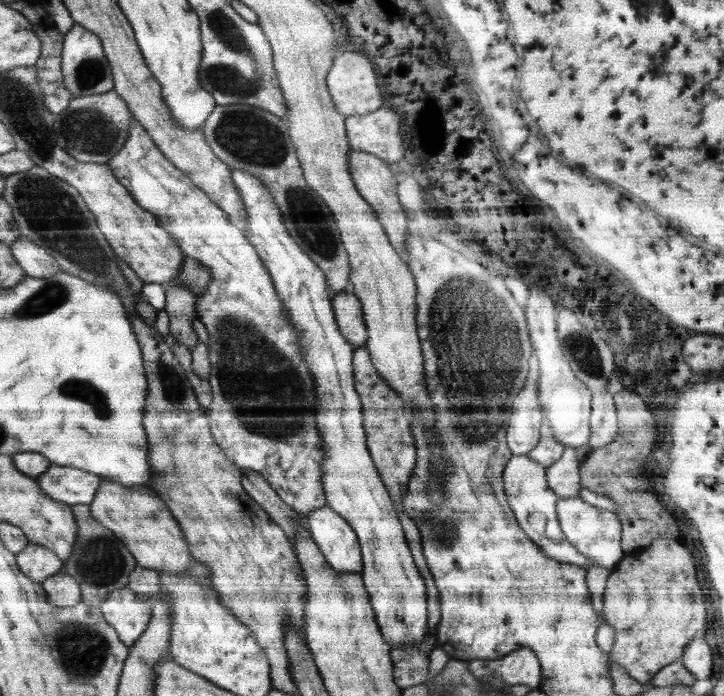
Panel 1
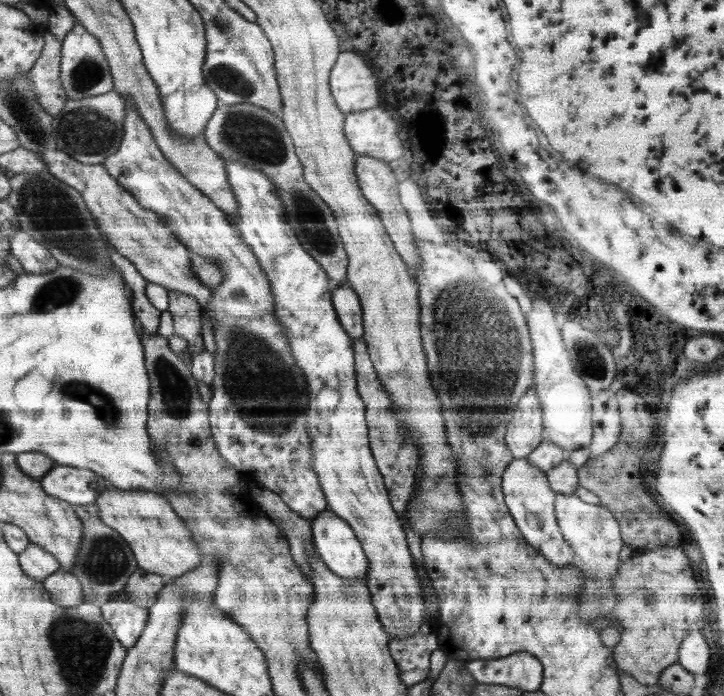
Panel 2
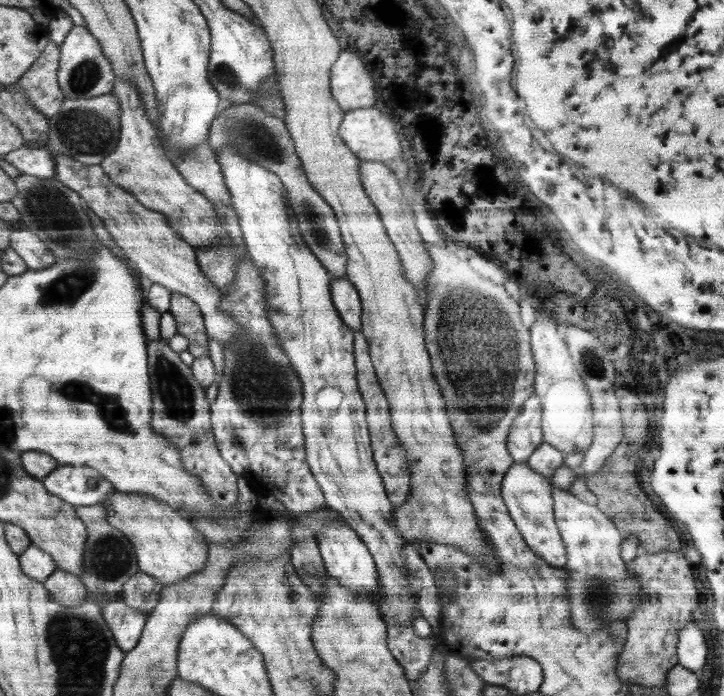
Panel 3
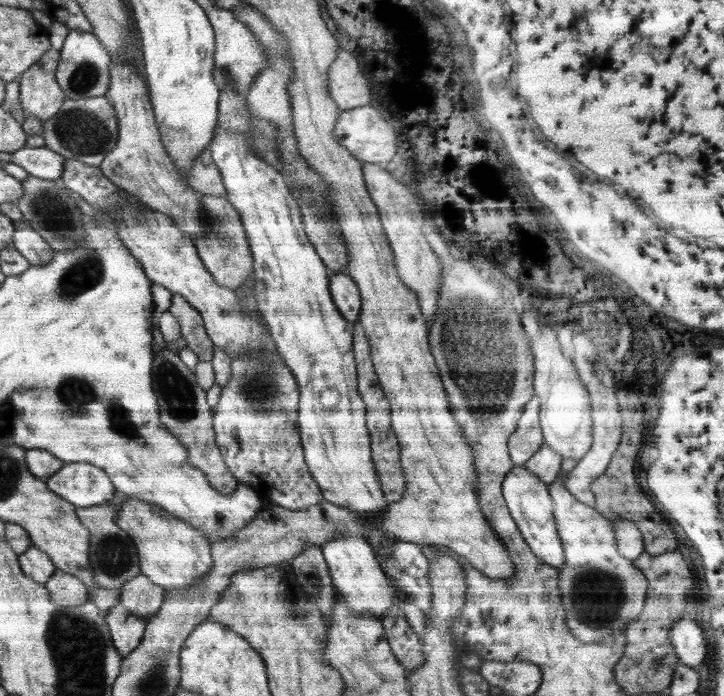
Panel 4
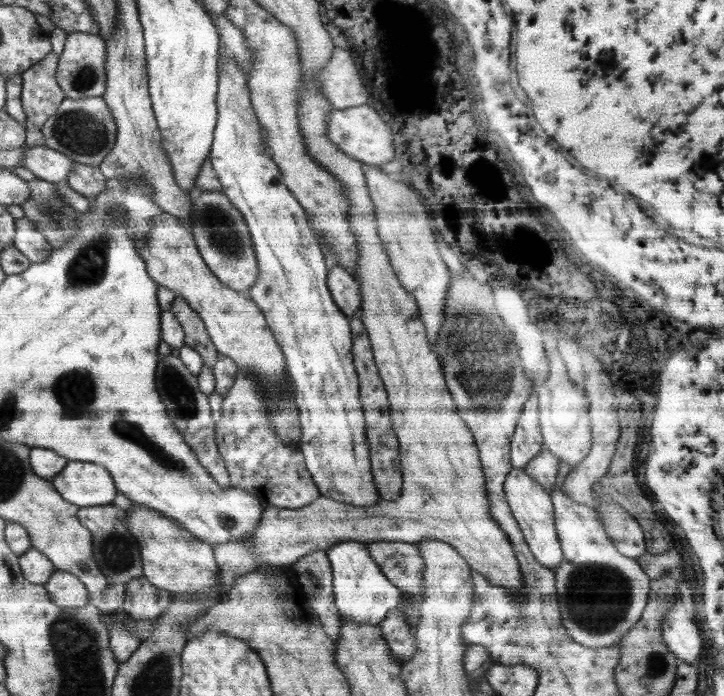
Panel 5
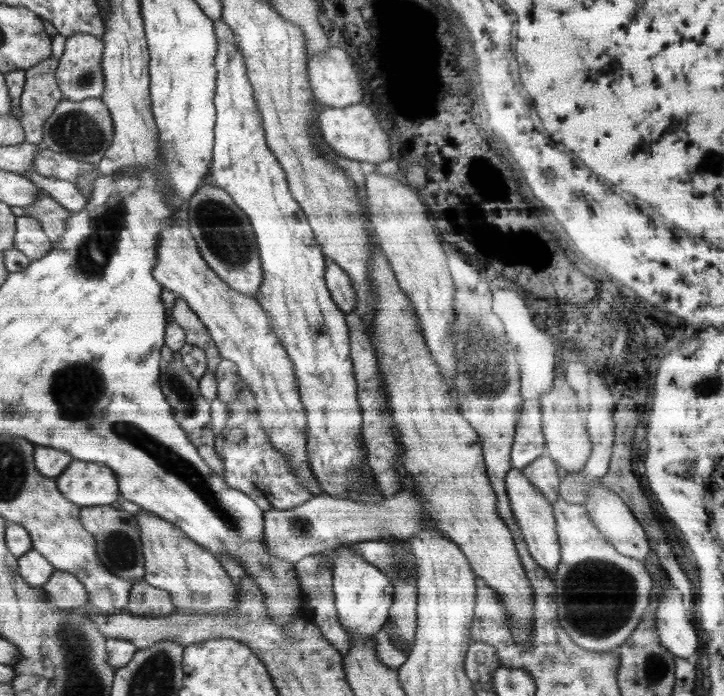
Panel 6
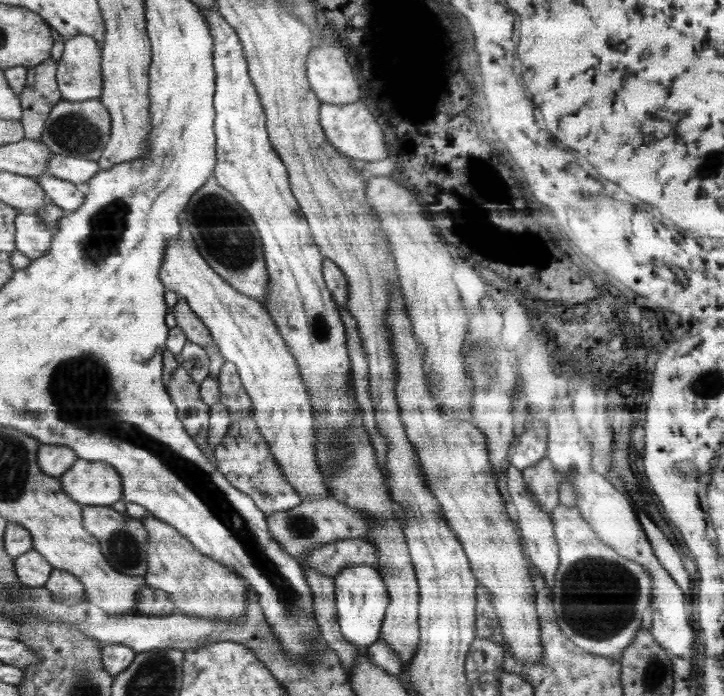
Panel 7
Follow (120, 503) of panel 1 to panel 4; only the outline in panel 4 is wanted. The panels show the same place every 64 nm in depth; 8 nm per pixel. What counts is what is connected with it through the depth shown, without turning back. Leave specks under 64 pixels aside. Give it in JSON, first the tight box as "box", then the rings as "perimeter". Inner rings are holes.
{"box":[116,498,212,588],"perimeter":[[[129,498],[118,506],[116,525],[132,537],[139,556],[140,572],[154,584],[170,588],[188,588],[206,576],[212,568],[211,541],[188,522],[176,518],[162,507]]]}

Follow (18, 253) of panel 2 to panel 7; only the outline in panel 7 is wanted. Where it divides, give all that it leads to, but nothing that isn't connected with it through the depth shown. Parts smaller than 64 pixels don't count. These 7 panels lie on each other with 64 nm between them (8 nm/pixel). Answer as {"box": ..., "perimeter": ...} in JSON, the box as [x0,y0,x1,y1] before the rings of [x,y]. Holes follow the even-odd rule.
{"box":[15,210,53,261],"perimeter":[[[34,210],[18,213],[18,218],[15,219],[15,228],[18,230],[15,233],[15,242],[19,252],[28,256],[32,261],[47,254],[53,239],[52,232],[46,227],[42,217],[34,214]]]}

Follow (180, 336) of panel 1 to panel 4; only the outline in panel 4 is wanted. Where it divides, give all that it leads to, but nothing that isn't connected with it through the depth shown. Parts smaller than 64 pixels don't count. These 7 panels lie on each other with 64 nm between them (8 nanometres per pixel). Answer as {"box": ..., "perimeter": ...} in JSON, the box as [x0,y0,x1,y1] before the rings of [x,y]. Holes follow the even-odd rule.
{"box":[169,295,214,362],"perimeter":[[[182,295],[172,296],[169,311],[180,323],[182,338],[186,340],[186,348],[198,355],[202,362],[212,360],[214,345],[209,339],[201,314]]]}

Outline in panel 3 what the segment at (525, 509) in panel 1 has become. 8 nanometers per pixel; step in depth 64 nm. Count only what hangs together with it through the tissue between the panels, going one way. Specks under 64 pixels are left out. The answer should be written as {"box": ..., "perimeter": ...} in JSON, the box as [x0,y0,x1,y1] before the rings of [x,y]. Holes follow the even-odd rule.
{"box":[501,462,567,568],"perimeter":[[[513,462],[504,474],[501,494],[512,520],[532,552],[535,552],[536,556],[539,556],[548,564],[564,568],[567,559],[566,546],[561,538],[553,512],[550,481],[538,472],[534,472],[527,462]]]}

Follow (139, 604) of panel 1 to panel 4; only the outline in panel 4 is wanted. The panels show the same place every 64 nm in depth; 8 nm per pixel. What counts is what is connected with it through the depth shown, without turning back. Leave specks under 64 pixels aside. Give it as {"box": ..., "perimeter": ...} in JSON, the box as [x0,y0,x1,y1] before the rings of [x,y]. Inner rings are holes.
{"box":[104,604,147,659],"perimeter":[[[122,604],[113,607],[104,618],[109,627],[112,645],[124,659],[134,648],[139,647],[147,621],[132,615]]]}

